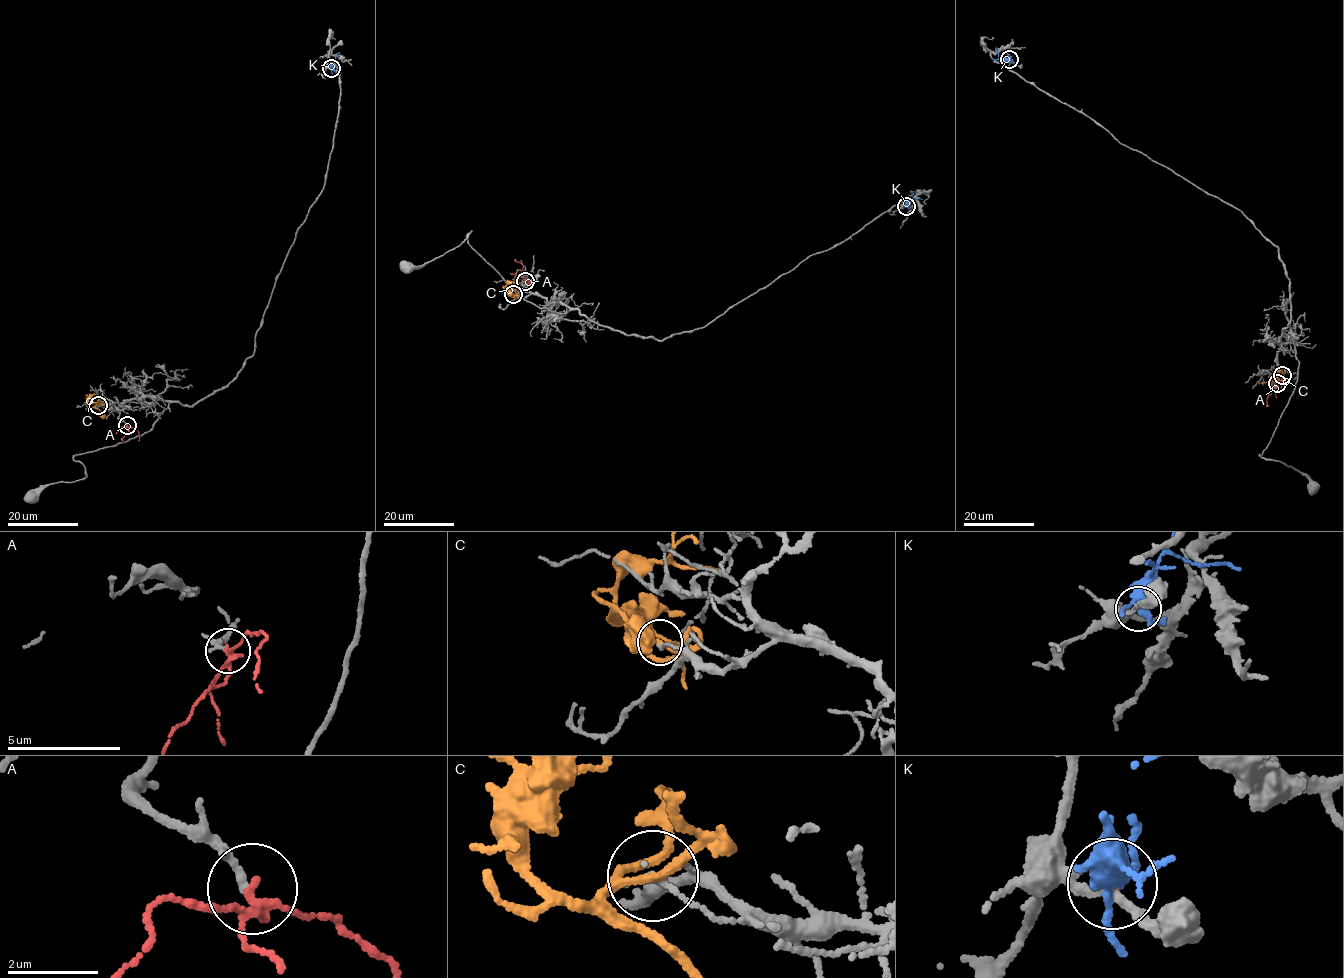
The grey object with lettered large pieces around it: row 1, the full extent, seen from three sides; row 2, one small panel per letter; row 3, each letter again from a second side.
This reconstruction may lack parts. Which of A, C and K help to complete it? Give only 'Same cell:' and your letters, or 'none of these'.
Same cell: A

